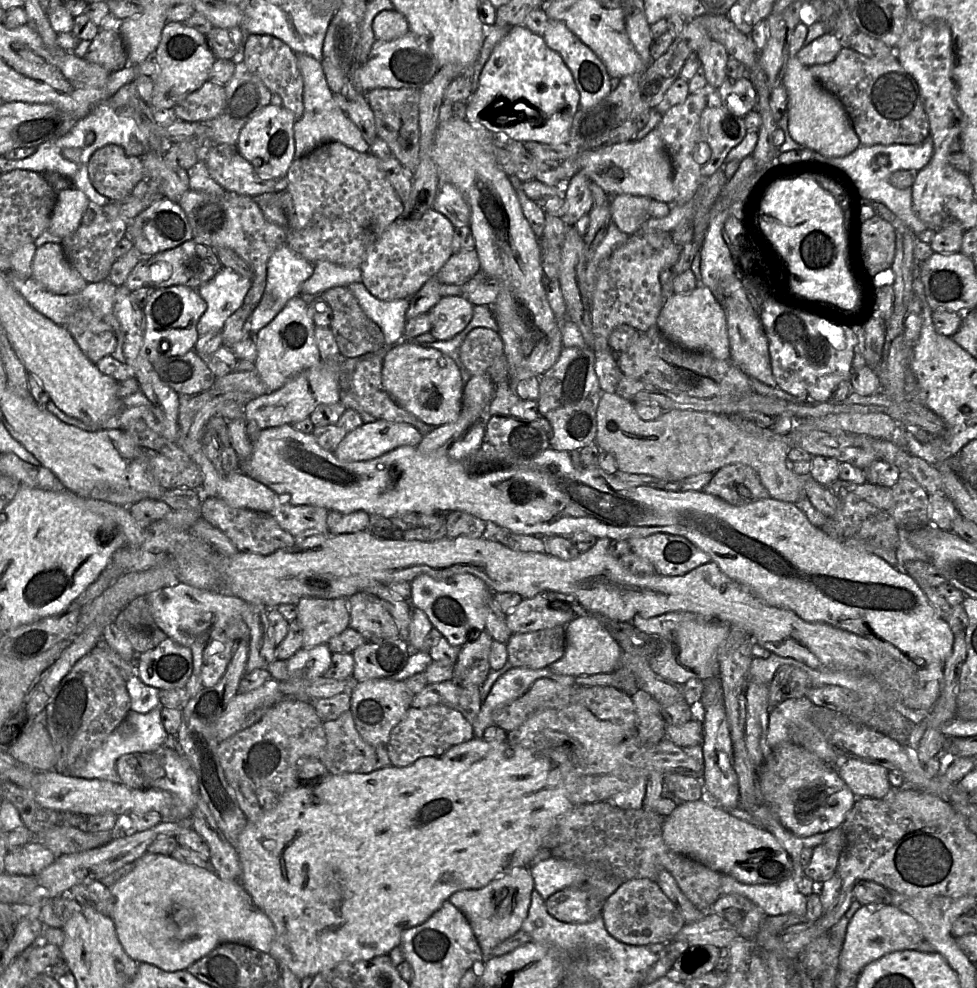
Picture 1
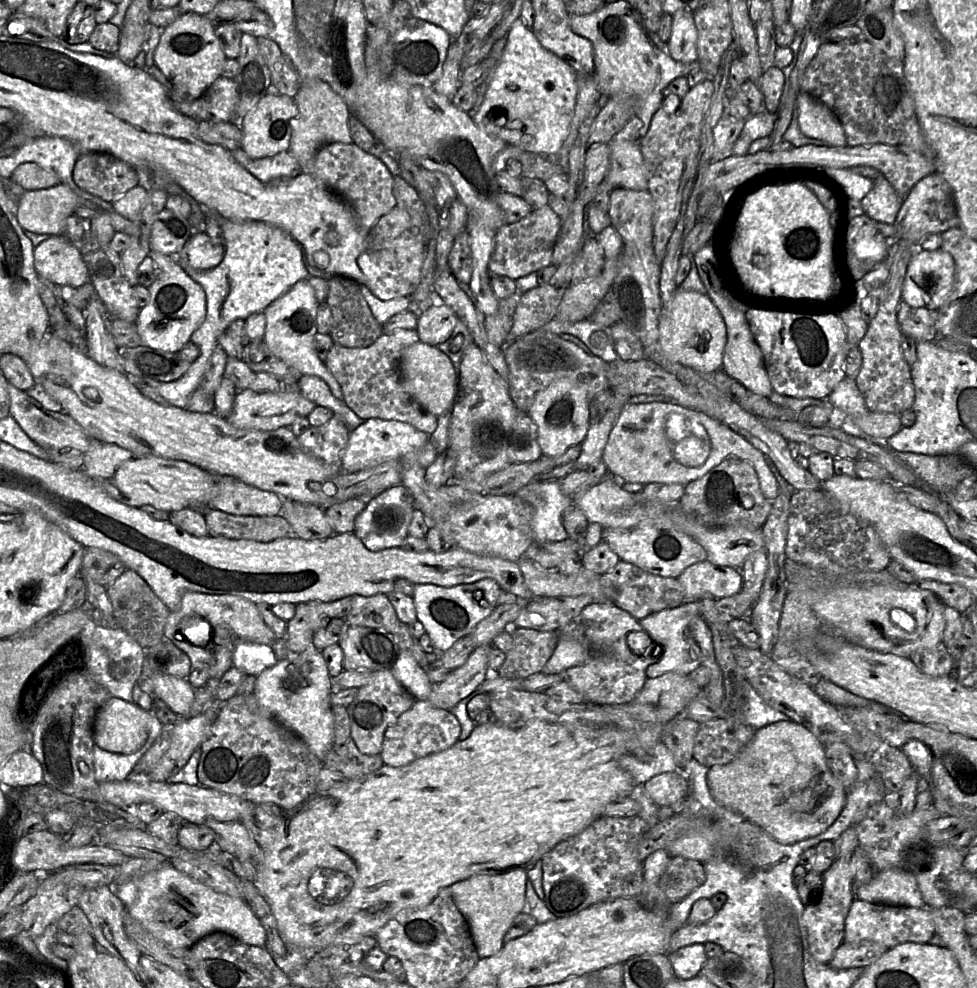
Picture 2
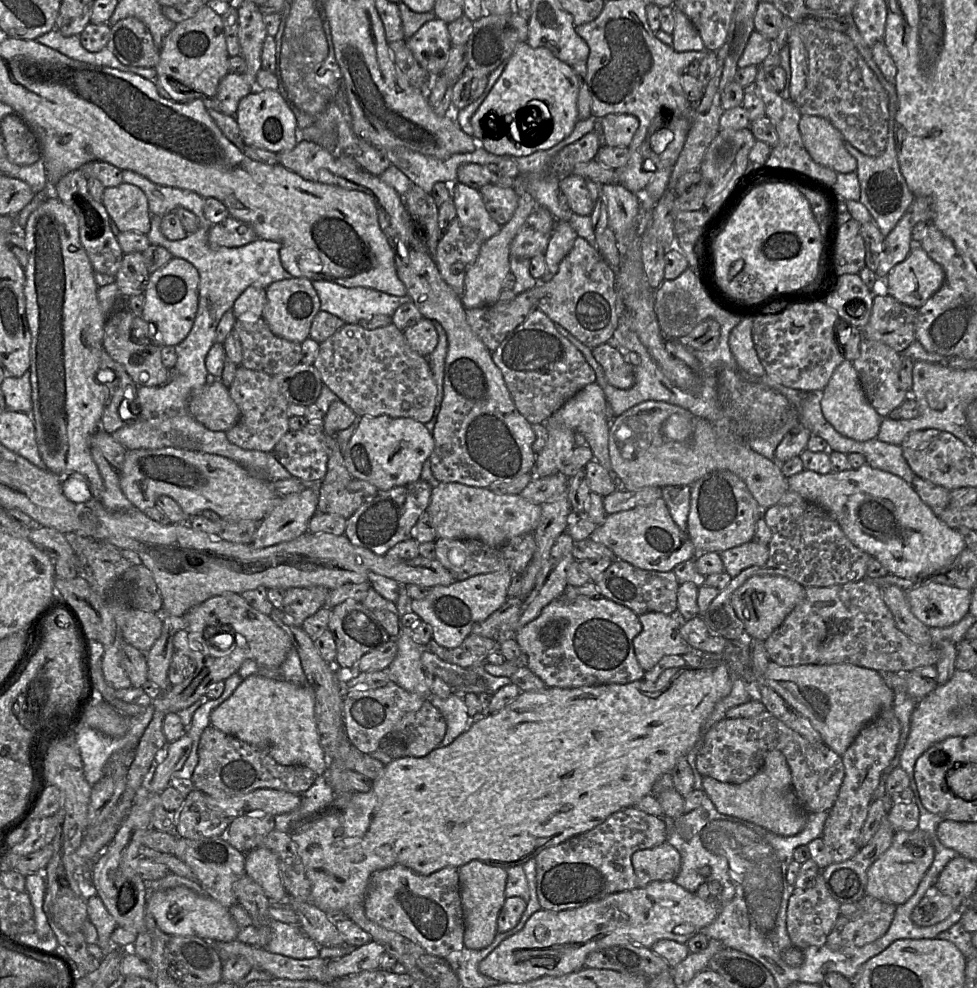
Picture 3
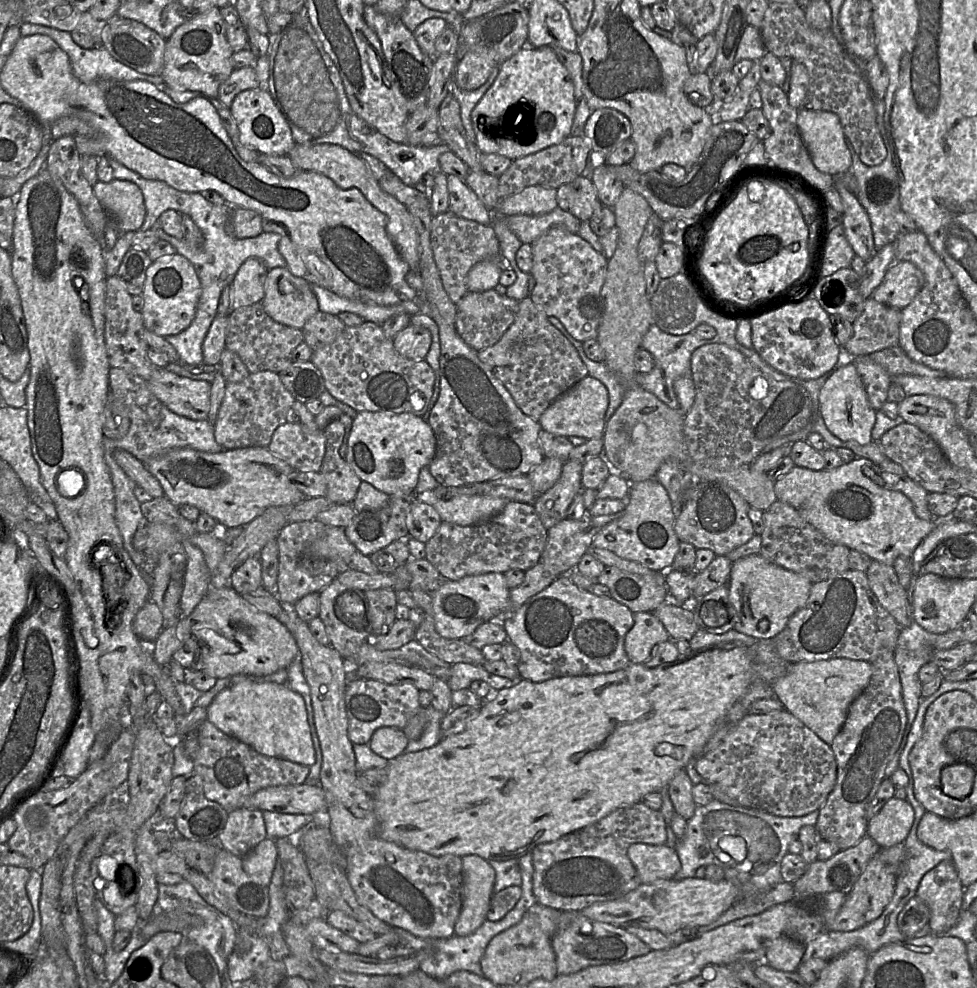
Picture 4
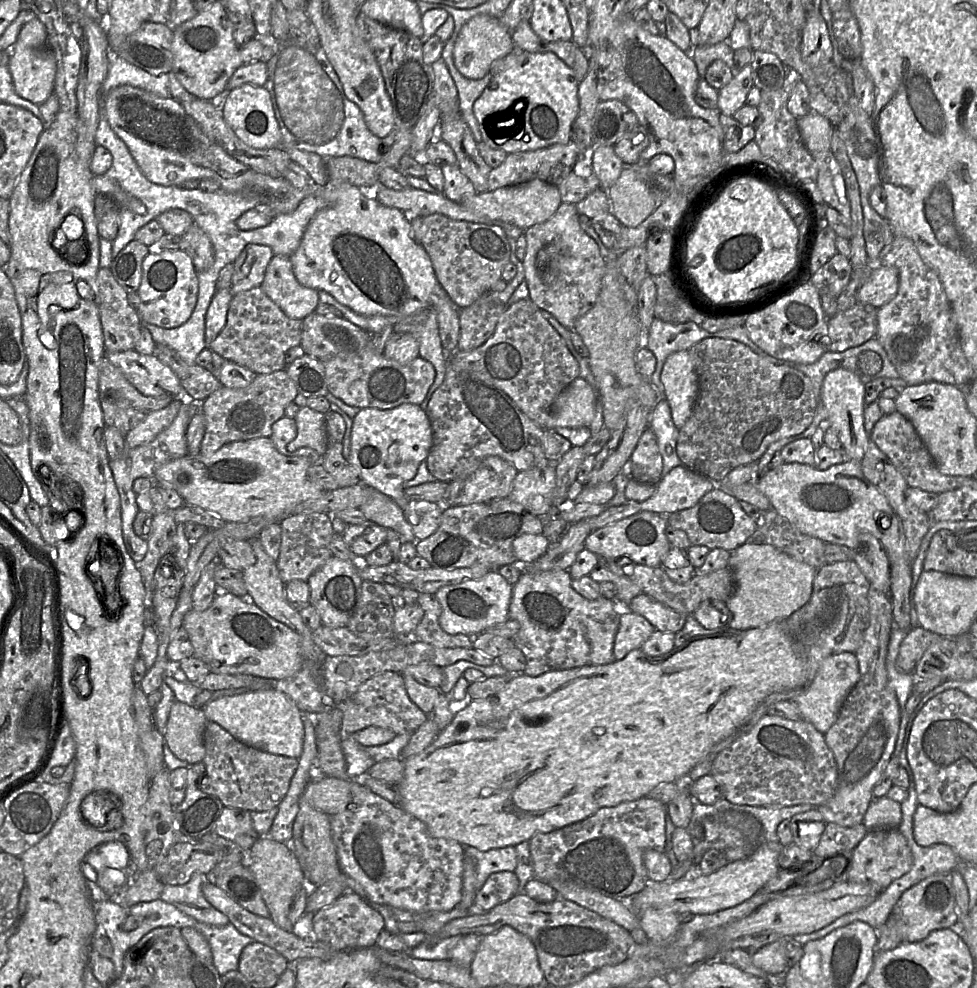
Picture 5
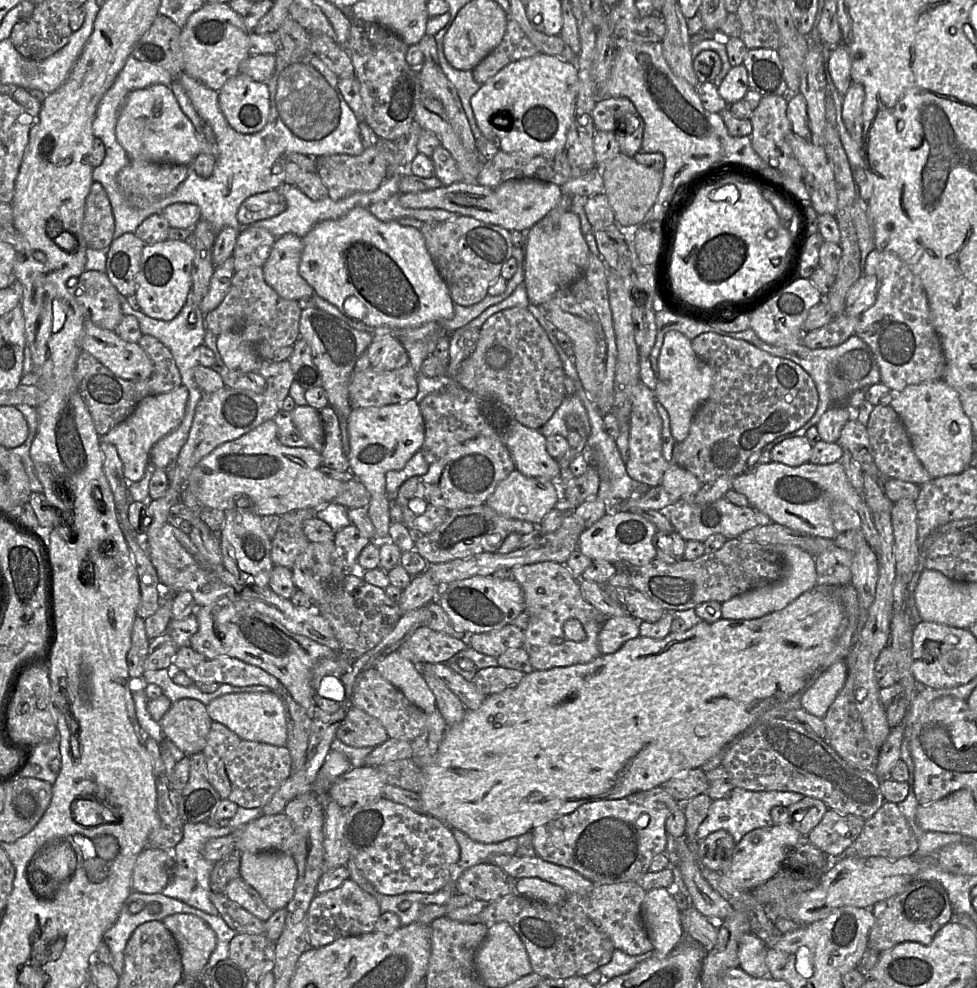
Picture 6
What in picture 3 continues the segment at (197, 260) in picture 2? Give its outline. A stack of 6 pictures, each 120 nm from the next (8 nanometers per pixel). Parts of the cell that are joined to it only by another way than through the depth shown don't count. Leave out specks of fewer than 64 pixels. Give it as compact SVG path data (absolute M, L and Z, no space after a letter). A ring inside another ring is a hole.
M232 216L215 224L208 232L210 245L216 247L240 247L257 239L251 226Z

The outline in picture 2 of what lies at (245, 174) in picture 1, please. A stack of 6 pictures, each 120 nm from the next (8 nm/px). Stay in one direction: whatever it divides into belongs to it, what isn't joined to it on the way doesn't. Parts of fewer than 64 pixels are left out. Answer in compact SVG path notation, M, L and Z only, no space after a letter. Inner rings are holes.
M242 148L231 154L237 163L264 183L293 178L303 171L302 165L288 150L259 159L249 157Z

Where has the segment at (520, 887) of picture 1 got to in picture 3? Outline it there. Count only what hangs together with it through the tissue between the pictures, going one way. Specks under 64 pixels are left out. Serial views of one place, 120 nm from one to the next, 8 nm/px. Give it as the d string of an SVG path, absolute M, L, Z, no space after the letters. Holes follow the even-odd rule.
M472 860L458 869L458 875L464 917L463 942L469 949L480 950L489 946L498 932L497 918L507 898L505 895L507 871L503 867Z

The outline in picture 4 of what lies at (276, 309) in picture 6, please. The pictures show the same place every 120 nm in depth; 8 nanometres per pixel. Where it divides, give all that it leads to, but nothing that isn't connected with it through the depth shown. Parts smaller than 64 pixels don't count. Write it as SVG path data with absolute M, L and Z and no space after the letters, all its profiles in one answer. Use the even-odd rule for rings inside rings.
M262 302L234 309L228 316L225 349L236 353L250 374L261 371L280 374L291 365L291 354L302 343L302 331L274 321L265 312Z

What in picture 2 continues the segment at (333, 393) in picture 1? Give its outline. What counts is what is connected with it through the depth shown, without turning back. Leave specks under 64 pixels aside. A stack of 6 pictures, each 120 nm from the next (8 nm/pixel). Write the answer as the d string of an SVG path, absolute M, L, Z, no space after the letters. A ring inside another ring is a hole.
M249 389L237 390L233 410L227 422L239 429L256 431L274 431L290 427L298 418L308 417L317 405L305 398L299 390L288 390L281 393L256 393Z

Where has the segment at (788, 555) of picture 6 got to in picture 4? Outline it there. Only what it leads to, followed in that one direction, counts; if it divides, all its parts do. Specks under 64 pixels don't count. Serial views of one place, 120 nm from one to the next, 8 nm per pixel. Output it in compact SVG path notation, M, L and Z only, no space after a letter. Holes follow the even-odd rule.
M760 554L732 562L726 584L729 589L729 601L738 616L733 630L756 639L771 639L779 634L791 616L806 604L812 585L804 576L771 563ZM763 619L769 621L765 631L758 628L759 621Z

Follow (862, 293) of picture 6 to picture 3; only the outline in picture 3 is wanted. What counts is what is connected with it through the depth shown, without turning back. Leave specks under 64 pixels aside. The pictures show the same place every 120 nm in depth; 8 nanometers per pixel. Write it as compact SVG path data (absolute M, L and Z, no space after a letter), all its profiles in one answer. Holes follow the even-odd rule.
M920 245L896 265L885 278L887 295L909 307L919 309L942 286L945 274Z

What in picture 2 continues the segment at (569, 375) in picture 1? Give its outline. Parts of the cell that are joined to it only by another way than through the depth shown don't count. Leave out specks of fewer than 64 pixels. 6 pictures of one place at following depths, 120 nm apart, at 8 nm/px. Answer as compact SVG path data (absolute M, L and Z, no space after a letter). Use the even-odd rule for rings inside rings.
M567 378L553 381L537 393L528 412L538 426L538 441L543 456L562 456L569 448L581 445L590 424L590 399L584 388Z

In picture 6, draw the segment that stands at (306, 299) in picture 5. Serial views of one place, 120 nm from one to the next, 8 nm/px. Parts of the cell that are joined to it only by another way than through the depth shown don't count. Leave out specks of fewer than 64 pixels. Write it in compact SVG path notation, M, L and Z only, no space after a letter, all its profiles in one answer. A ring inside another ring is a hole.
M284 234L276 238L262 267L266 283L287 300L299 301L314 295L313 288L299 274L302 248L301 237Z

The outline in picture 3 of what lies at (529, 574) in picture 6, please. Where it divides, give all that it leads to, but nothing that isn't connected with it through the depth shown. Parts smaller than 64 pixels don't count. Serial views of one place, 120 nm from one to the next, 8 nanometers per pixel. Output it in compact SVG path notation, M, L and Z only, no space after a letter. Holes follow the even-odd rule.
M578 596L573 601L557 598L546 605L531 622L513 636L521 652L528 657L527 668L538 676L547 687L577 688L603 684L627 684L644 679L645 671L635 655L633 639L641 632L638 616L628 607L607 598Z

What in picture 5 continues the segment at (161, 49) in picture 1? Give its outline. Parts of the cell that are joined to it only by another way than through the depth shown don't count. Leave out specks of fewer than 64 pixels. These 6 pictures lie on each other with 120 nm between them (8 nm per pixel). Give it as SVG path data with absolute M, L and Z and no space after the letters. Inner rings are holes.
M215 2L174 30L172 54L172 72L178 81L189 93L204 100L222 97L230 77L243 65L240 48L233 38L232 24L221 2Z

